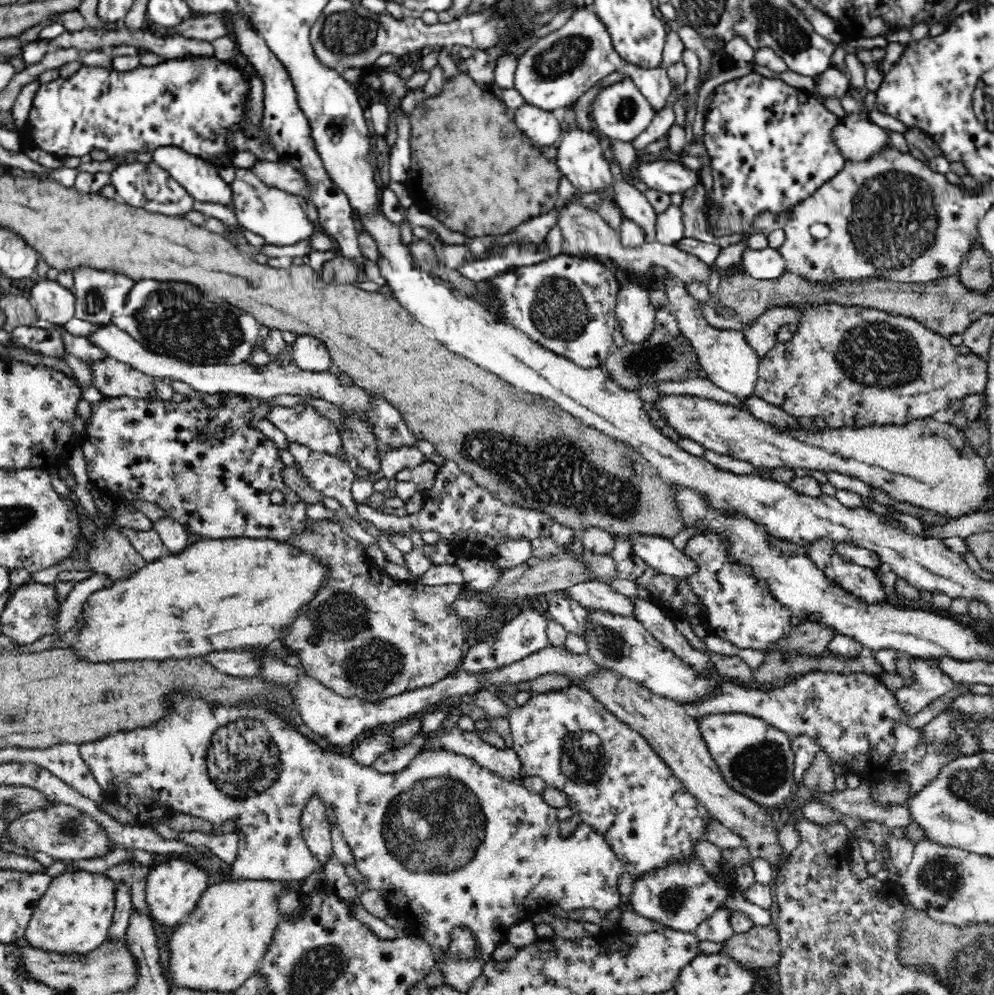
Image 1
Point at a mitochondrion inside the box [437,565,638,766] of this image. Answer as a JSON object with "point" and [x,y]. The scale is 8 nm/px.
{"point":[610,642]}

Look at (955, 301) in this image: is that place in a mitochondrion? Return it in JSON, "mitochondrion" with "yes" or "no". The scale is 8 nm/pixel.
{"mitochondrion":"no"}

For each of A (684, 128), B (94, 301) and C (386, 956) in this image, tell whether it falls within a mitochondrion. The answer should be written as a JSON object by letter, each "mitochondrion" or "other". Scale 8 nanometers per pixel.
{"A":"other","B":"mitochondrion","C":"other"}

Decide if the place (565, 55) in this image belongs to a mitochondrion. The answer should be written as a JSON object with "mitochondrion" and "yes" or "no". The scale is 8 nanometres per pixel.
{"mitochondrion":"yes"}

